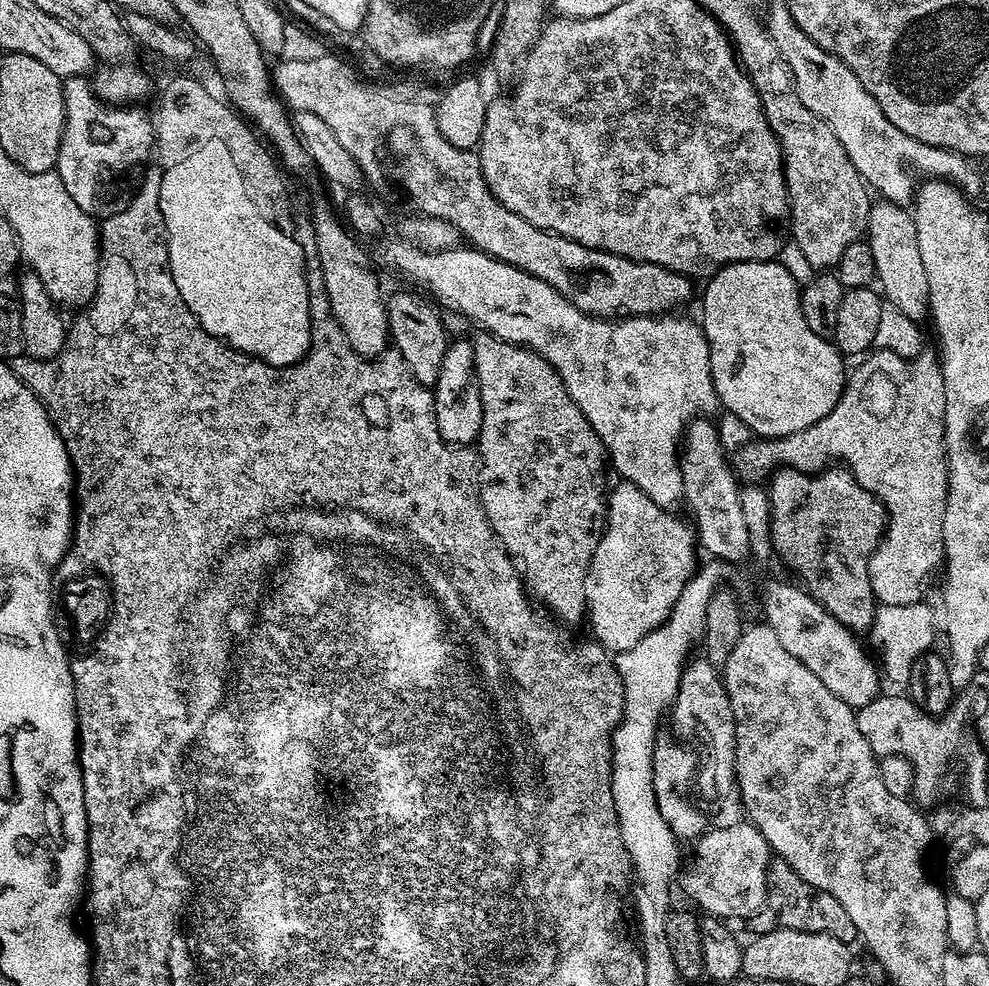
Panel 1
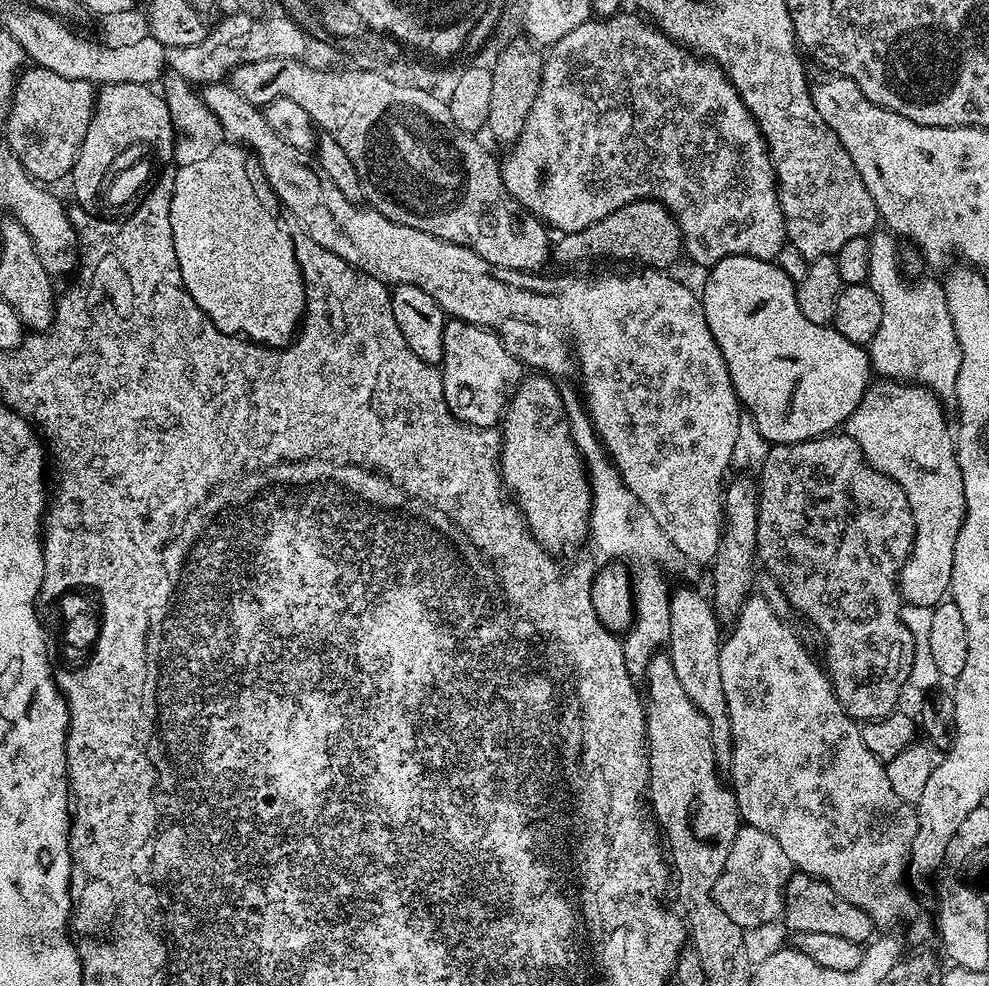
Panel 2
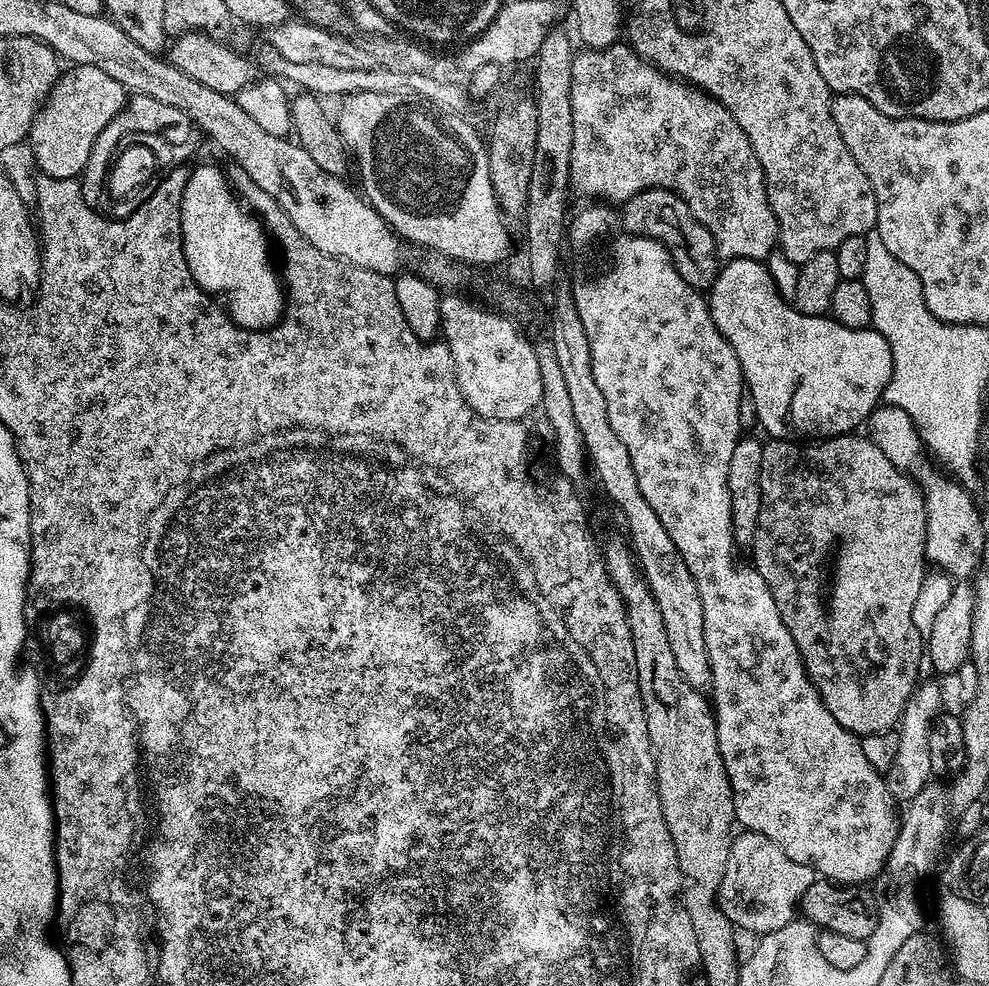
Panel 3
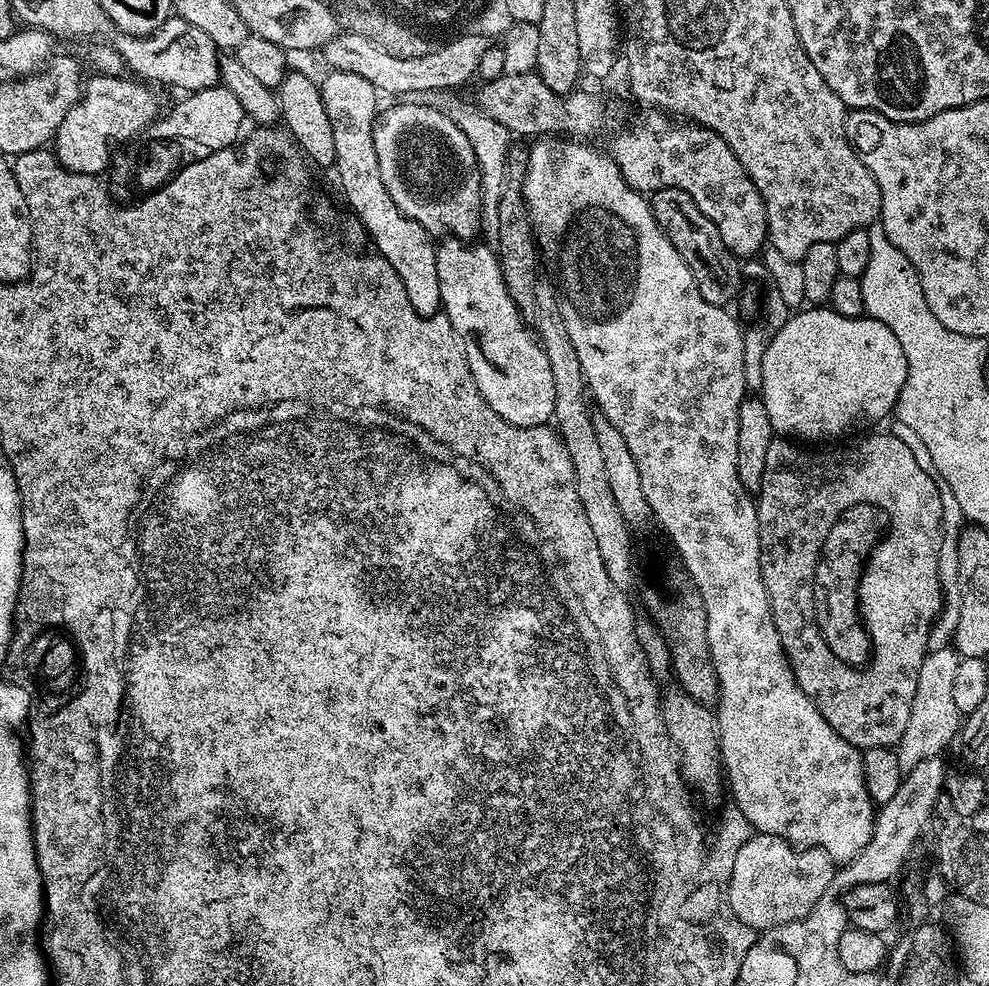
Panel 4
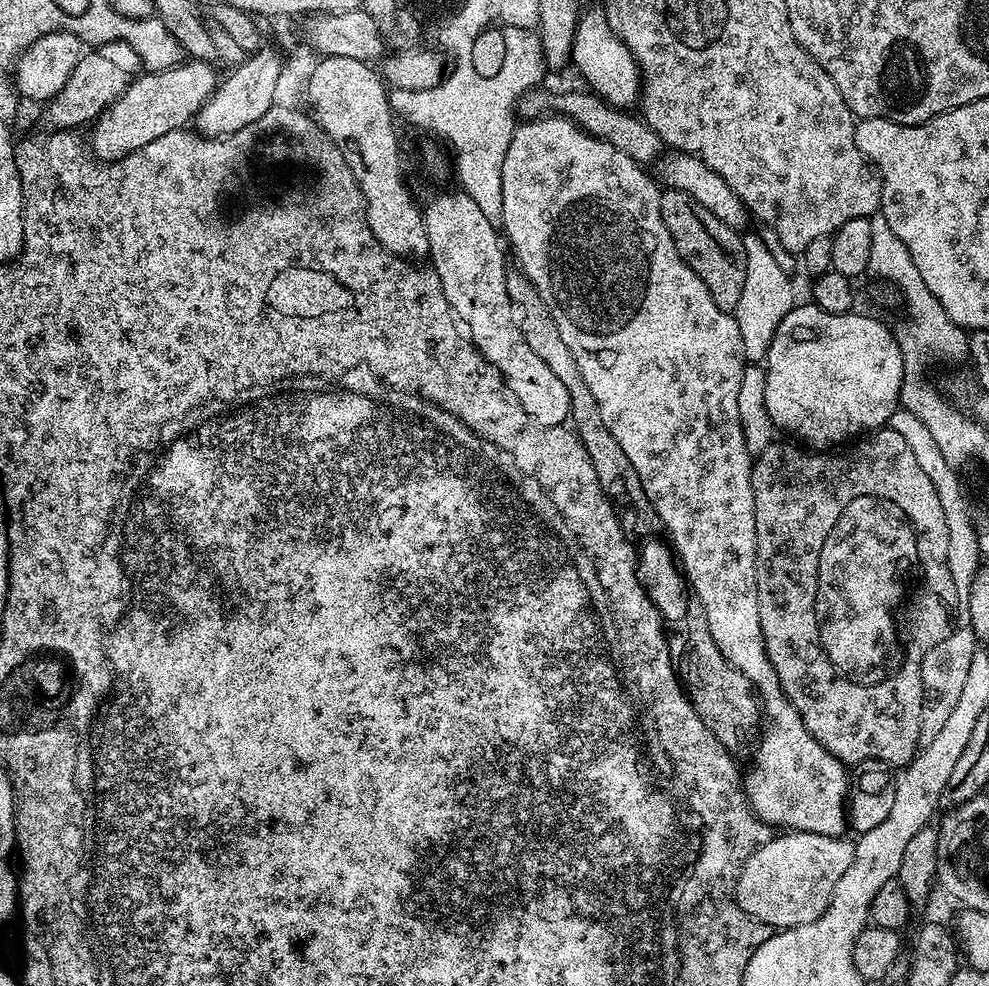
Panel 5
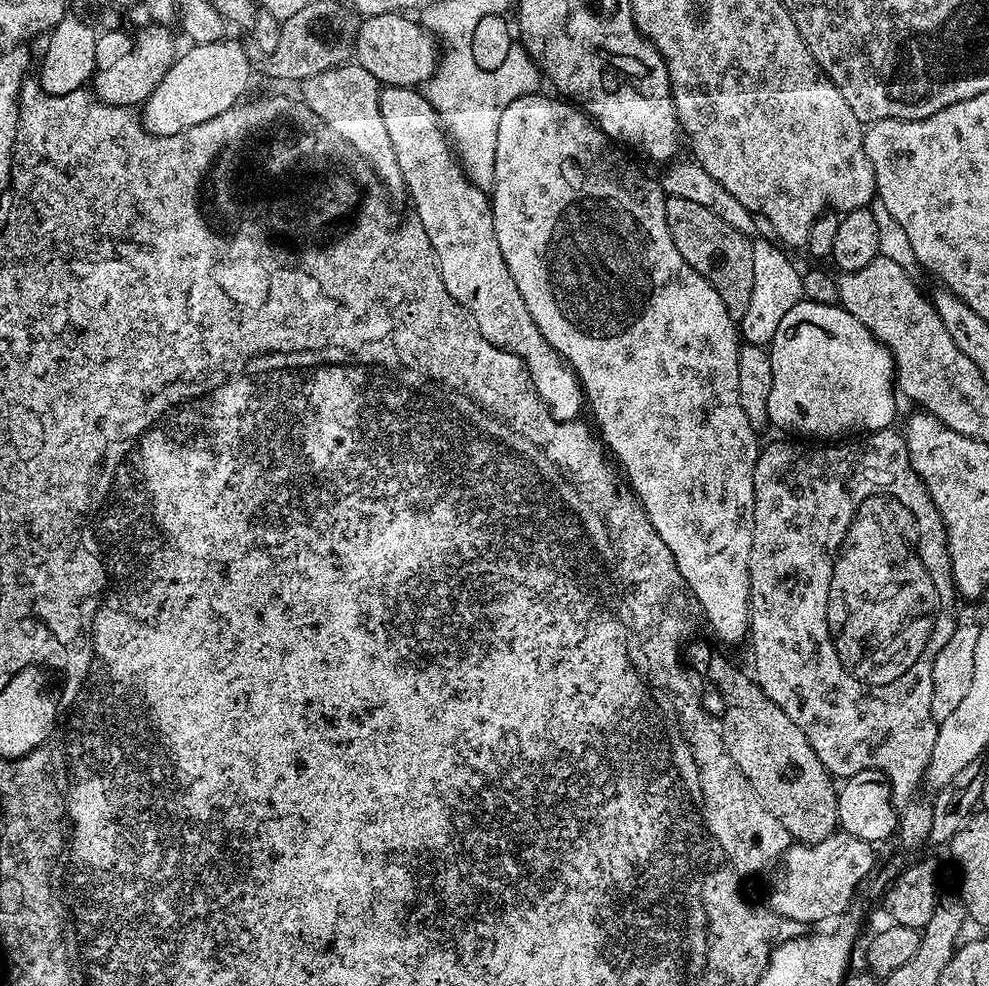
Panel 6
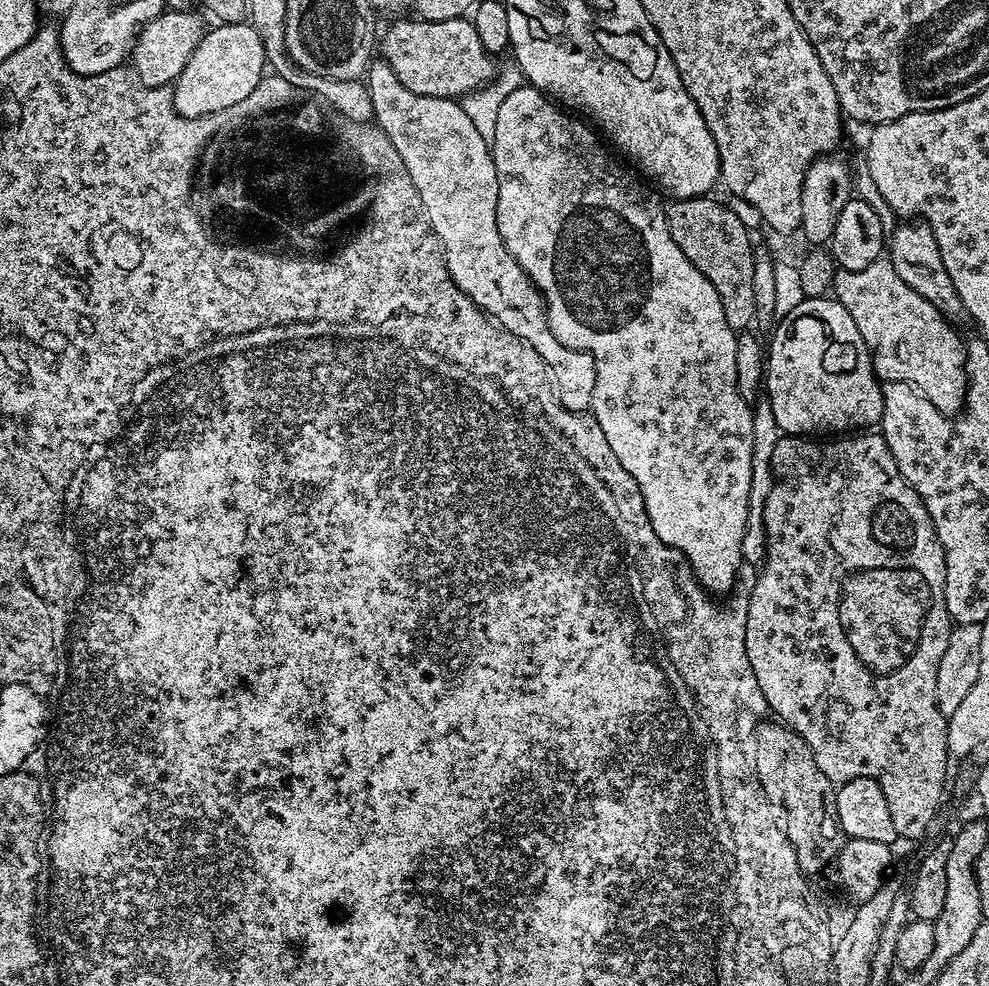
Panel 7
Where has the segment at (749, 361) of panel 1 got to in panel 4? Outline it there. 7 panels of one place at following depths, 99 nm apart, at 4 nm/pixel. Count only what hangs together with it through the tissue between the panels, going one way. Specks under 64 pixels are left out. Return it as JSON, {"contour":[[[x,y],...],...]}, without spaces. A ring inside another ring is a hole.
{"contour":[[[808,306],[789,315],[785,323],[771,333],[771,339],[765,348],[765,356],[762,358],[762,382],[758,396],[764,401],[766,412],[770,416],[770,425],[776,434],[784,438],[795,438],[800,442],[820,442],[820,439],[832,442],[835,441],[832,440],[835,436],[844,436],[855,428],[864,428],[867,424],[876,424],[887,416],[891,417],[898,402],[898,394],[902,394],[907,369],[906,354],[902,354],[902,346],[898,343],[898,338],[894,338],[894,330],[890,330],[890,326],[873,320],[867,314],[846,318],[827,306]]]}

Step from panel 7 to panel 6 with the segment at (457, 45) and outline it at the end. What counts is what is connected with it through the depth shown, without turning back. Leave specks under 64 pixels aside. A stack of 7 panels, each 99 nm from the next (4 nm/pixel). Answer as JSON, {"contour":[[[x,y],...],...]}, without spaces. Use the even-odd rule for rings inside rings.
{"contour":[[[387,12],[359,21],[356,29],[355,63],[360,64],[381,86],[416,88],[424,86],[436,72],[438,40],[423,27],[419,19],[408,14]]]}

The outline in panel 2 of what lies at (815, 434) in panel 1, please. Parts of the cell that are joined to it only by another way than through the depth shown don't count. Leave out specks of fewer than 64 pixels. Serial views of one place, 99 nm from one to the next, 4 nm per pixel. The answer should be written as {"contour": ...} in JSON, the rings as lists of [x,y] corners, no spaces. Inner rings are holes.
{"contour":[[[880,378],[869,383],[868,389],[862,394],[862,400],[858,402],[854,414],[850,414],[846,425],[847,436],[858,444],[868,465],[886,474],[894,482],[898,482],[898,486],[906,494],[906,502],[910,502],[916,537],[912,543],[912,553],[900,567],[898,587],[904,604],[927,608],[936,606],[943,596],[945,599],[949,591],[954,564],[954,542],[964,521],[962,470],[958,466],[956,442],[950,420],[944,417],[944,408],[940,404],[943,404],[941,397],[934,395],[929,388],[922,388],[919,384]]]}

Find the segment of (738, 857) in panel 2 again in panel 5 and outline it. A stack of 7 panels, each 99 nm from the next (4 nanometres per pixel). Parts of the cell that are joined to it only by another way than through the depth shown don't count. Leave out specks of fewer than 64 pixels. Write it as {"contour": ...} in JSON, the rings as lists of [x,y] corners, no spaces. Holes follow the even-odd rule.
{"contour":[[[795,830],[773,835],[771,840],[759,844],[742,866],[736,883],[738,906],[750,914],[750,918],[770,925],[773,930],[814,922],[828,909],[834,886],[838,886],[838,878],[850,870],[855,853],[855,843],[844,836]]]}

